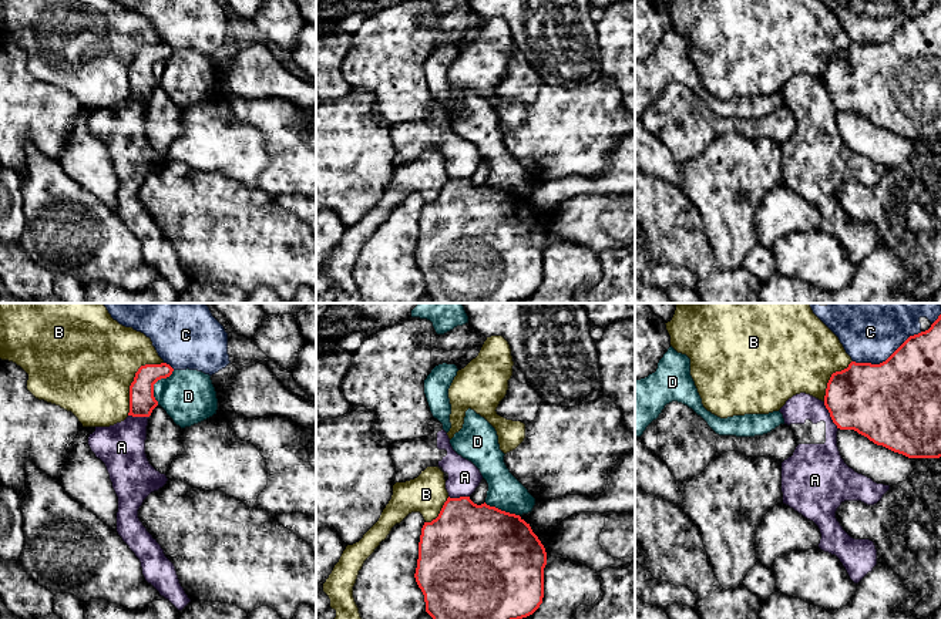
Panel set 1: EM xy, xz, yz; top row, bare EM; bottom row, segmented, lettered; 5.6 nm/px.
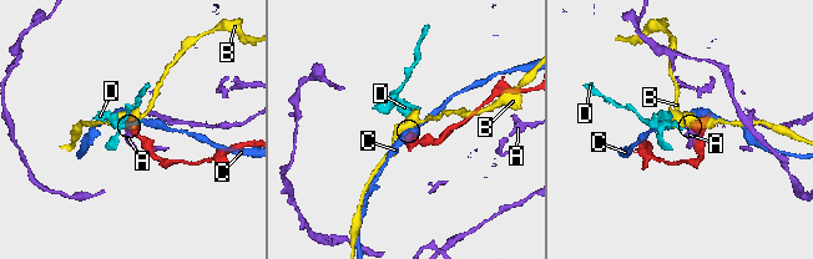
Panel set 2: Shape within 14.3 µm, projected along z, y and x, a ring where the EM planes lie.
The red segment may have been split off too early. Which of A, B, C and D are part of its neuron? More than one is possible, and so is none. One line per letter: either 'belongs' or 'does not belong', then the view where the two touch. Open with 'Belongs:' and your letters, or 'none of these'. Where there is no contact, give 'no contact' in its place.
Belongs: none of these
A: does not belong; meets red in yz
B: does not belong; meets red in xy
C: does not belong; meets red in yz
D: does not belong; meets red in xy

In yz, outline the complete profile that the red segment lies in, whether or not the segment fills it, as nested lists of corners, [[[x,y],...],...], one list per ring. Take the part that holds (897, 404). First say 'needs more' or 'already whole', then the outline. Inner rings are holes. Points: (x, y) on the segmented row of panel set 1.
already whole; [[[941,314],[931,327],[910,336],[880,364],[851,361],[847,369],[831,374],[824,406],[840,430],[854,430],[877,445],[908,458],[941,457]]]

